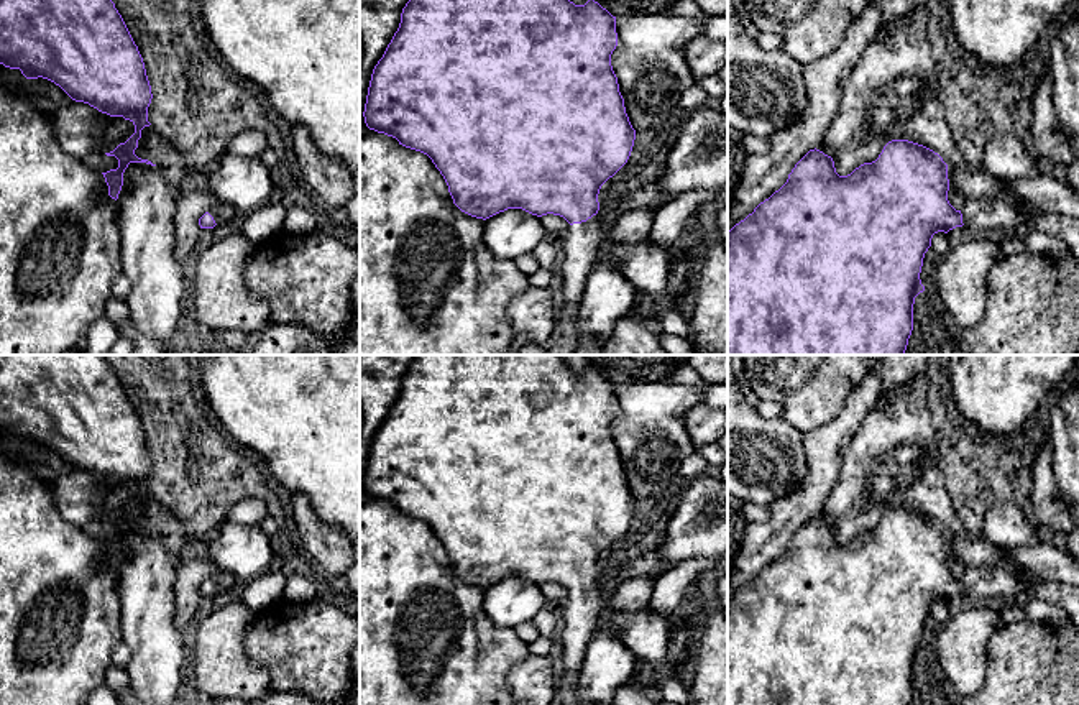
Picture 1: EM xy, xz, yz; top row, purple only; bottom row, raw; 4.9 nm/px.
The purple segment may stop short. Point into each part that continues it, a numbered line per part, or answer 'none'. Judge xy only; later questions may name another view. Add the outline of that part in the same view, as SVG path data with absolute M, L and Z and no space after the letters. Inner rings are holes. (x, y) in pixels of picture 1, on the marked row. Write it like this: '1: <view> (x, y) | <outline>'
1: xy (222, 214) | M218 204L217 207L207 210L217 225L220 223L236 223L240 219L240 214L228 204Z

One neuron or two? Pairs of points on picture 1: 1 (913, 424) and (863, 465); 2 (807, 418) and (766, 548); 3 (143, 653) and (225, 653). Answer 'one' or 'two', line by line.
1: one
2: two
3: two

